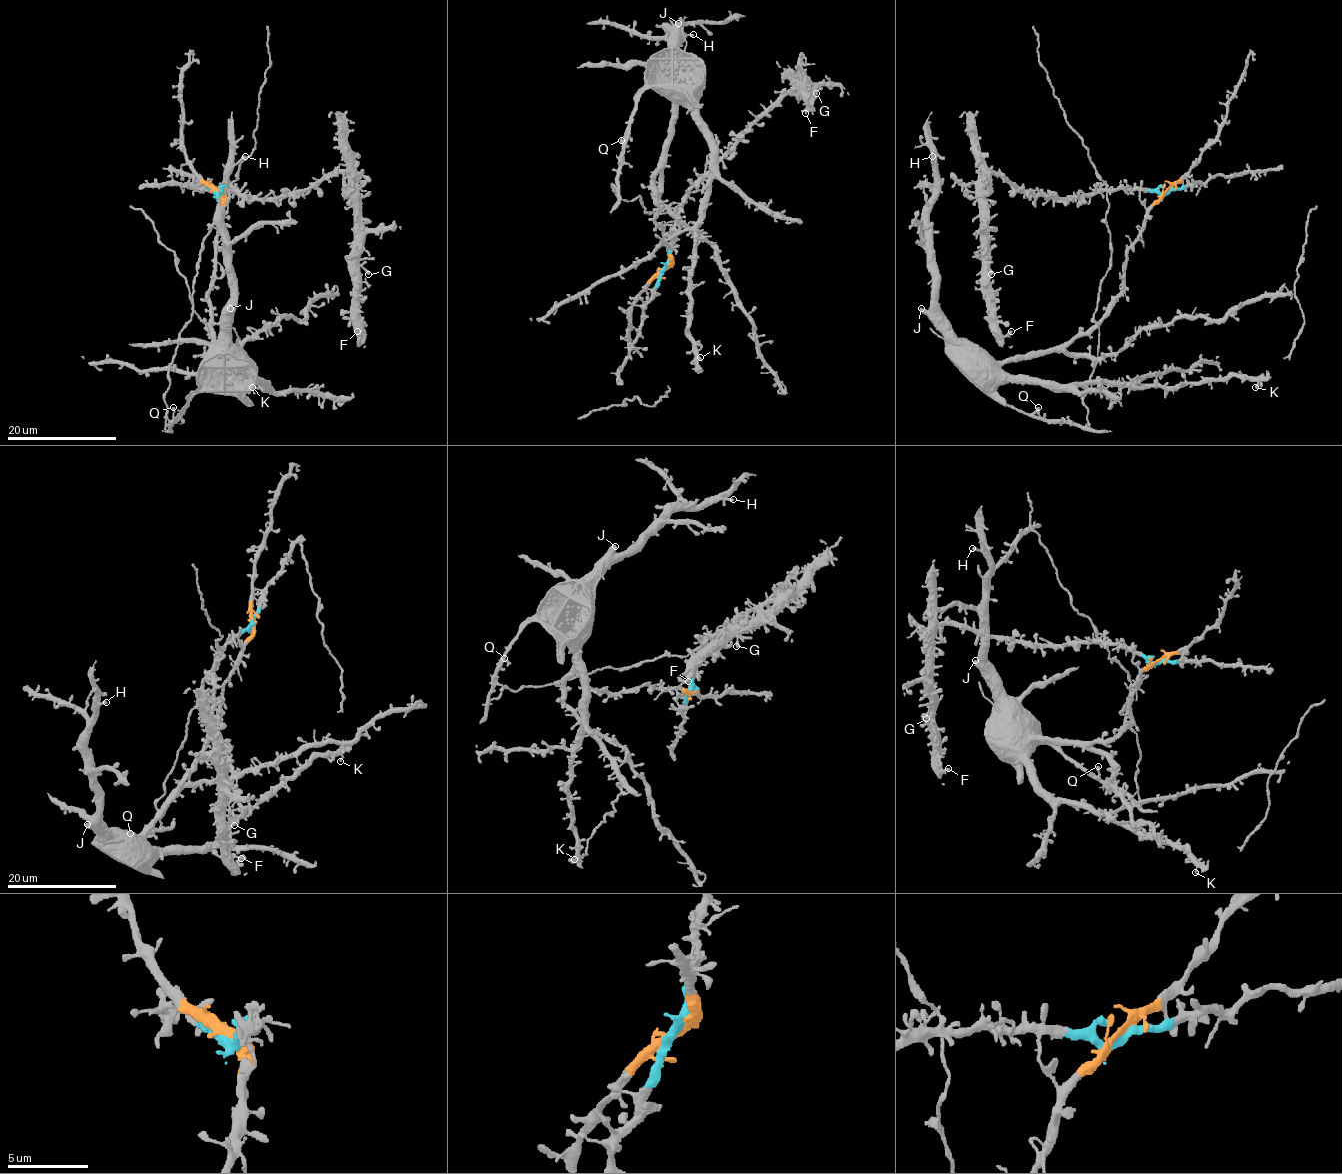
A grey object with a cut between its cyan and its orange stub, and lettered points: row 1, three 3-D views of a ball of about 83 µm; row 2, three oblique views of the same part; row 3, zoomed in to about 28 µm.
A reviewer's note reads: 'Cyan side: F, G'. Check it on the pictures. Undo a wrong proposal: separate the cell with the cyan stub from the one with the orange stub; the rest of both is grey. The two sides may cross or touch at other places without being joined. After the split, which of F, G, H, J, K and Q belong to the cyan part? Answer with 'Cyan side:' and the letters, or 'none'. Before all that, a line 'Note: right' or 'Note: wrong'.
Note: right
Cyan side: F, G

